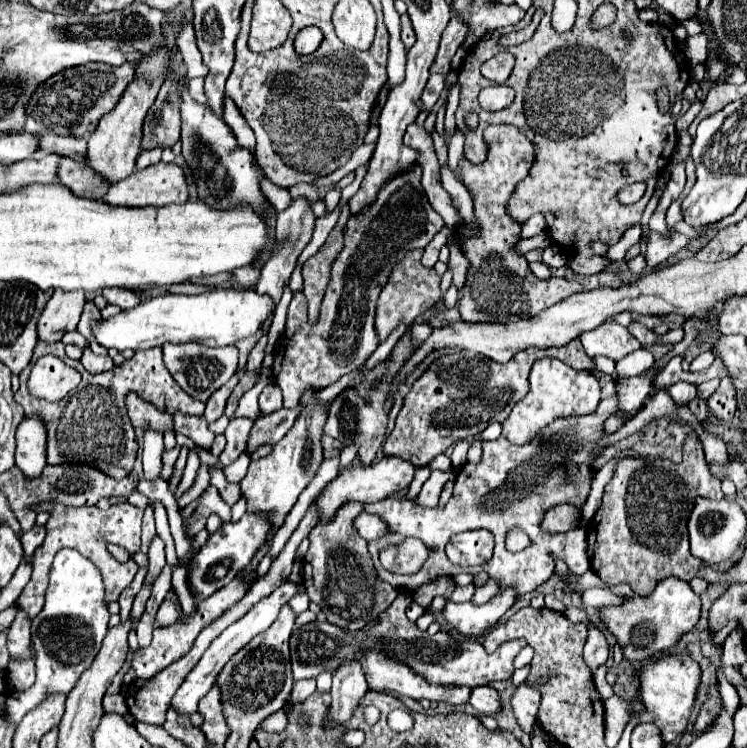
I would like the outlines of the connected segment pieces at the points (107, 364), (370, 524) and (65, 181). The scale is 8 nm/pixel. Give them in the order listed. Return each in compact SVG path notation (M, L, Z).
M84 349L84 355L82 355L80 363L82 363L84 369L88 369L90 373L102 373L102 371L114 367L114 363L112 363L110 357L98 357L98 355L94 355L90 349Z
M362 511L354 521L352 521L354 529L358 531L358 535L366 541L372 541L376 537L384 537L382 529L386 531L386 527L382 527L382 521L378 519L378 515L370 515L366 511Z
M70 157L60 159L58 165L58 183L68 187L78 197L100 199L108 187L102 183L94 183L94 175L82 167L82 161L72 161Z

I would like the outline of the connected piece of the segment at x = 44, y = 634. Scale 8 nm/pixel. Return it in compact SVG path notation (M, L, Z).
M60 551L50 569L50 585L46 591L46 603L42 611L32 619L32 645L36 647L36 683L26 691L14 691L8 695L8 723L18 725L30 707L36 707L46 695L62 691L70 693L80 675L90 667L100 651L102 639L108 631L108 607L104 603L104 583L98 567L82 557L78 551Z

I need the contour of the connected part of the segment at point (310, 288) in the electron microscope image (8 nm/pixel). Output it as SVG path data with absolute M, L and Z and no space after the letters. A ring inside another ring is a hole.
M344 203L342 207L342 213L338 217L338 223L336 227L330 231L326 243L318 249L316 255L312 255L306 263L304 263L304 269L302 269L302 275L304 275L304 295L308 299L308 321L310 323L316 323L318 321L318 315L320 315L320 303L322 303L322 297L324 297L324 291L330 283L330 269L332 269L332 263L336 261L338 253L342 251L344 247L344 227L346 227L346 221L348 221L348 215L350 215L350 209L348 209L348 203Z

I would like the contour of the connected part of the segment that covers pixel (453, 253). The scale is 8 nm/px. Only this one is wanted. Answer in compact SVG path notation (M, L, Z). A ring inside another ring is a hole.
M450 247L450 263L448 263L448 269L452 269L452 273L454 273L454 279L452 279L454 285L458 287L458 291L462 291L462 287L466 283L466 273L470 269L470 261L456 247Z

